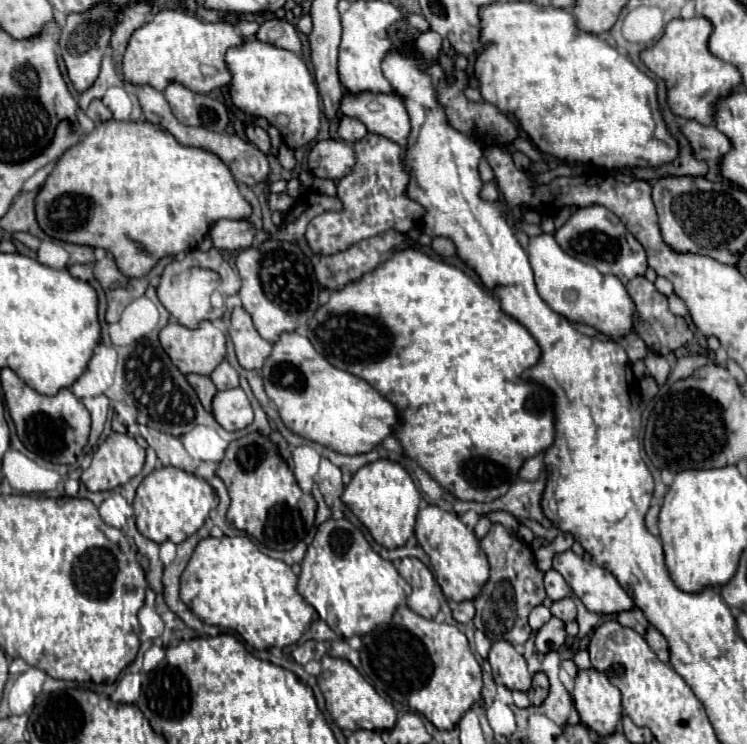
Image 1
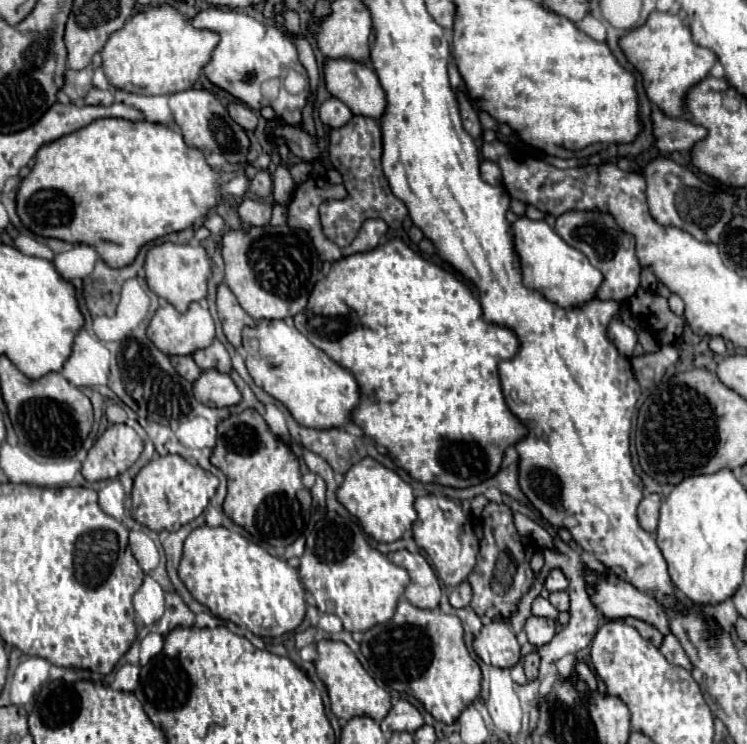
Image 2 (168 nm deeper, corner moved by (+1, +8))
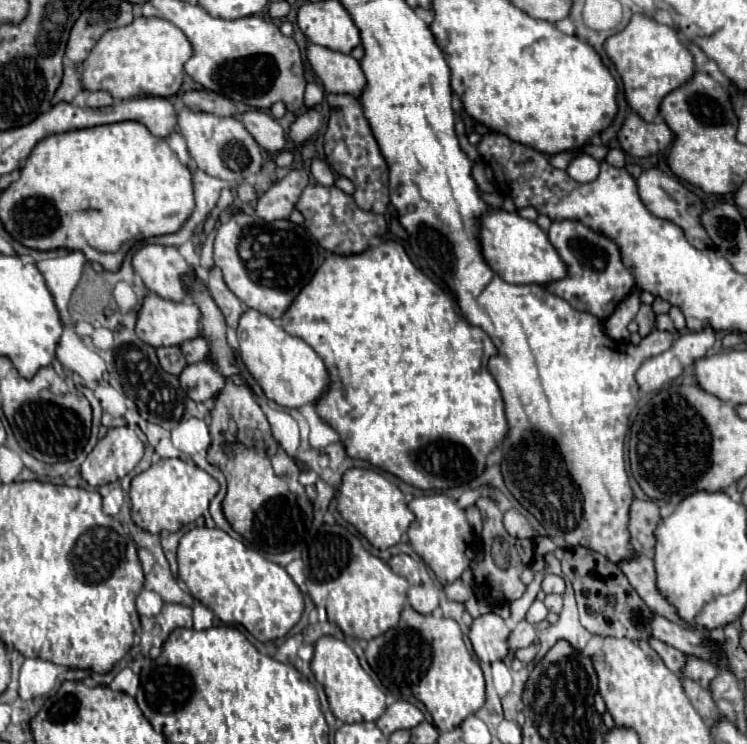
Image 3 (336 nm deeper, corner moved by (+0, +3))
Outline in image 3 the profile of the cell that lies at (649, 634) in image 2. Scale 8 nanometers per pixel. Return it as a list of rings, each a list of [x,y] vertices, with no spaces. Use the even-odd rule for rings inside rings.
[[[650,638],[648,644],[658,652],[658,656],[664,660],[664,664],[666,664],[672,672],[678,674],[678,672],[684,668],[684,658],[686,658],[686,656],[684,656],[680,650],[672,648],[672,646],[668,646],[668,644],[660,642],[660,640],[654,640],[654,638]]]

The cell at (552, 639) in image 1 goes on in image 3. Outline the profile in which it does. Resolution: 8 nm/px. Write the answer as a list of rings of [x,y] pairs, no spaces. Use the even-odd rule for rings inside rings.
[[[526,620],[518,622],[512,632],[510,632],[510,638],[508,638],[508,648],[510,650],[518,650],[518,648],[526,648],[534,642],[536,638],[536,632],[534,632],[534,626],[528,624]]]

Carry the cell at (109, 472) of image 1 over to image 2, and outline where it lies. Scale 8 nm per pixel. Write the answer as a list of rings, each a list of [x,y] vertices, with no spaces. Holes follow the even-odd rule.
[[[109,425],[89,449],[81,475],[87,481],[115,479],[141,455],[143,441],[129,425]]]

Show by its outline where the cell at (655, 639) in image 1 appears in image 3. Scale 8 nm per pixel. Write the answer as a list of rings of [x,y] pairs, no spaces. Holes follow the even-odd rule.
[[[688,656],[688,662],[686,662],[686,668],[682,670],[682,674],[686,676],[686,678],[690,678],[690,680],[696,680],[702,688],[710,688],[710,682],[712,682],[712,678],[716,678],[716,674],[718,674],[720,670],[714,666],[714,664],[710,664],[710,662],[704,662],[704,660],[700,660],[700,658],[694,658],[694,656]]]

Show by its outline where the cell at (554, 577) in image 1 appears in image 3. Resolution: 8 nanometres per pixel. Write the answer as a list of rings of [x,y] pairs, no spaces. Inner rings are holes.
[[[546,574],[544,582],[542,582],[542,590],[546,594],[562,594],[564,592],[564,578],[556,576],[556,574]]]

